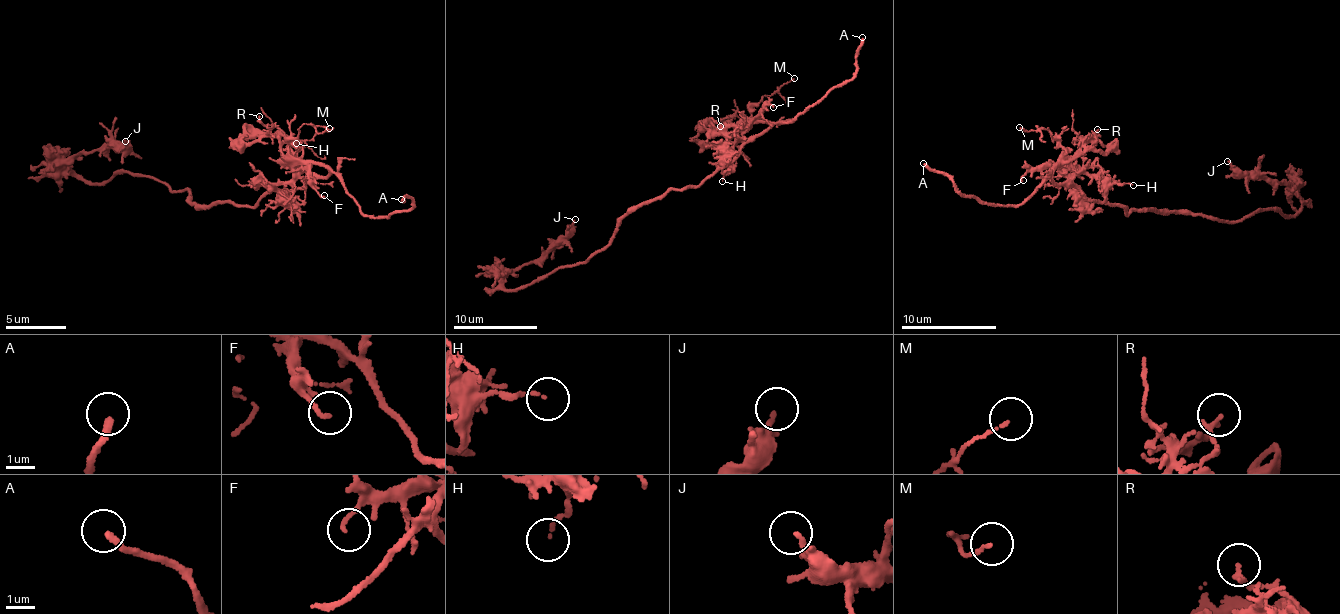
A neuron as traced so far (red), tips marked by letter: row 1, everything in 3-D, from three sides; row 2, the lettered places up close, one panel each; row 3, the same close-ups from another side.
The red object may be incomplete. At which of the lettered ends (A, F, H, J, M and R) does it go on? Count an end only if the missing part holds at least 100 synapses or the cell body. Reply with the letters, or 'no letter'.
A

